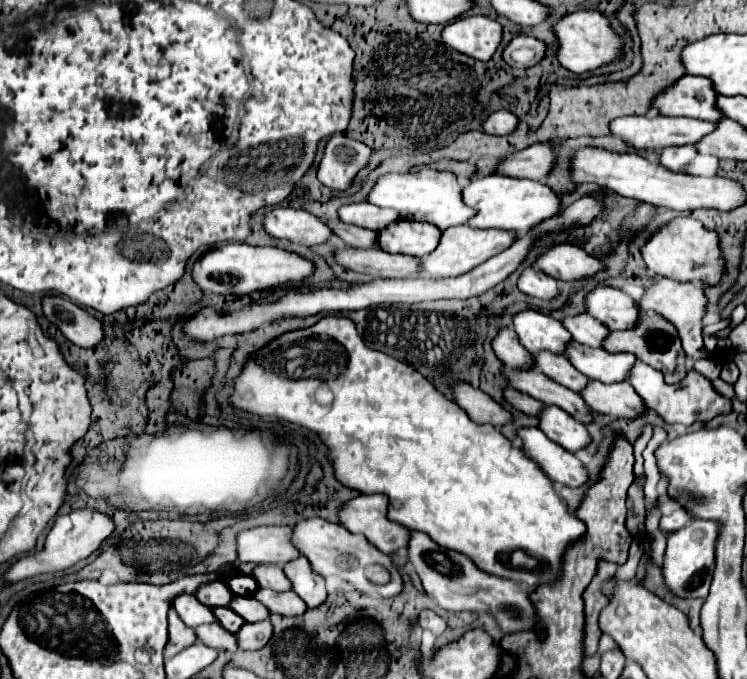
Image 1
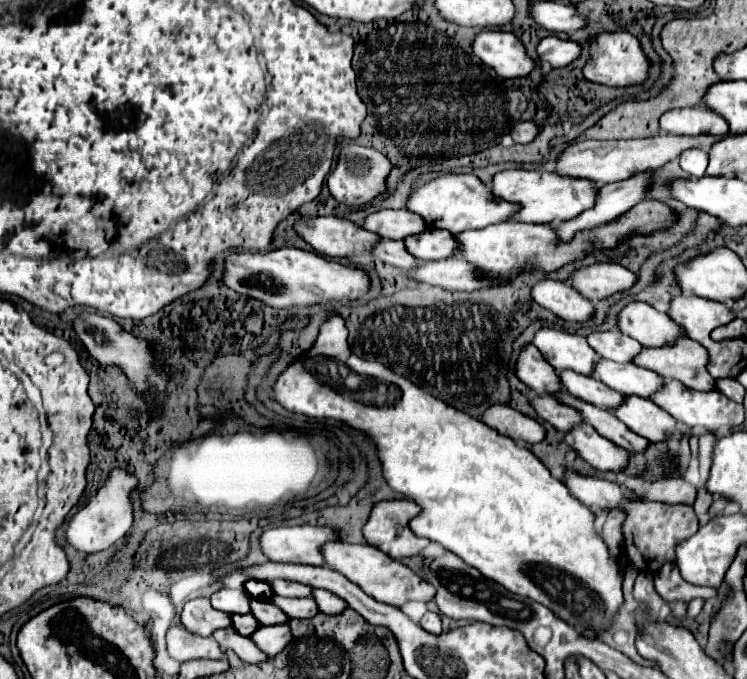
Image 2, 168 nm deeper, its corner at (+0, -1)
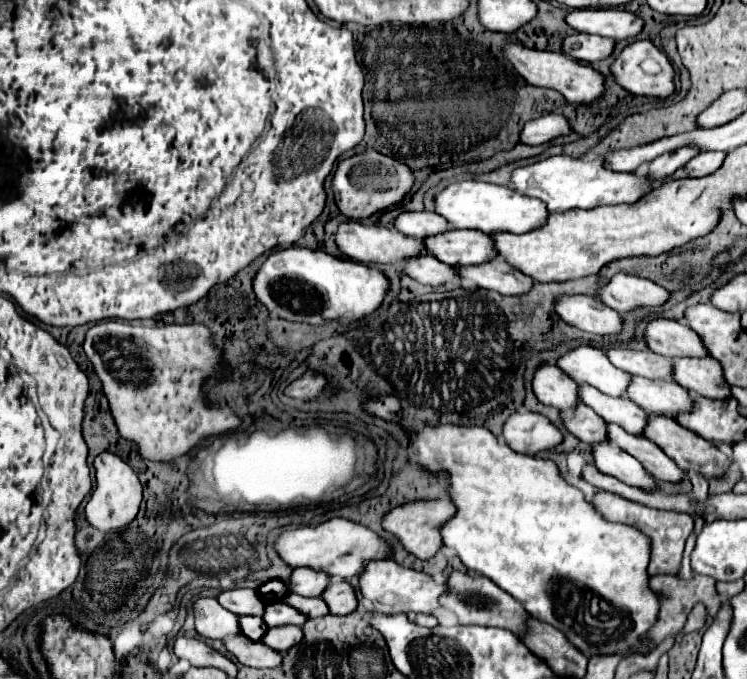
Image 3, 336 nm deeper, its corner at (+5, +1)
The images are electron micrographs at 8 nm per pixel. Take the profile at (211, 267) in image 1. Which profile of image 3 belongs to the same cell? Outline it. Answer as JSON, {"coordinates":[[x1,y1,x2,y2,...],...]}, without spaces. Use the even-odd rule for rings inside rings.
{"coordinates":[[285,248,273,250,259,266,253,278,253,292,261,304,267,306,273,318,323,324,327,320,363,318,381,306,389,288,381,270,369,268,361,262,335,258,321,250]]}

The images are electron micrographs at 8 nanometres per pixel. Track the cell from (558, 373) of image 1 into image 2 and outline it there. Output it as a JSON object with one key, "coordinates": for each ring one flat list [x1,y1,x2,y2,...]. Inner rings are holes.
{"coordinates":[[566,370,564,374,560,374,560,380,564,382,564,390,570,392,574,398,588,402,588,404,596,404,596,406,610,410,610,412,614,412,626,400,624,394,608,388,604,382,576,374,572,370]]}

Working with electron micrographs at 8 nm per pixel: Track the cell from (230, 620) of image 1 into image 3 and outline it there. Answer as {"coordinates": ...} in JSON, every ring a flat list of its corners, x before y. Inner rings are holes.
{"coordinates":[[241,616,239,618,241,634,245,634,251,640,261,640,261,636,267,632,267,624,261,616]]}

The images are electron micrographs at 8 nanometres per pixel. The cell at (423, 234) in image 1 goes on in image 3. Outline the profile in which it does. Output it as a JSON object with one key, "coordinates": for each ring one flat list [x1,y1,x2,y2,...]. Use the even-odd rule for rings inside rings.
{"coordinates":[[447,230,439,232,439,236,429,236,423,244,427,244,427,254,451,266,481,264,495,258,491,236,485,232]]}

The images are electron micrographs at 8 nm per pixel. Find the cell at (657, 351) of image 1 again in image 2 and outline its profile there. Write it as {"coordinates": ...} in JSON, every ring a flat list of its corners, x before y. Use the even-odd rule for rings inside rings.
{"coordinates":[[680,338,668,348,644,348,636,358,636,364,654,370,666,380,680,380,688,388,698,388,702,392,716,390,714,378,708,376,708,350,690,338],[704,372,704,382,696,382,696,374]]}

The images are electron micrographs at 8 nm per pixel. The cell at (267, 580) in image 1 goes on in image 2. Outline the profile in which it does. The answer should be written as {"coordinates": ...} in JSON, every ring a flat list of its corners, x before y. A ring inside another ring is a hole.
{"coordinates":[[272,580,270,586,272,586,274,594,288,596,288,598,306,598,312,594,312,586,306,586,300,582,290,582,290,580]]}

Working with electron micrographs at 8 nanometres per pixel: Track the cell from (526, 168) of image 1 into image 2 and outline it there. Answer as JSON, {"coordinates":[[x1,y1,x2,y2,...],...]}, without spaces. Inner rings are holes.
{"coordinates":[[658,134,652,138,642,138,642,140,586,140,578,142,566,148,566,152,558,158,556,162,556,172,564,176,576,176,576,178,588,178,596,182,598,186,604,186,608,182,618,182,632,178,640,172,646,170,656,170,676,158,684,150,690,148,710,148,714,142,722,140,724,136,710,136,710,134,700,134,700,136,670,136,670,134]]}

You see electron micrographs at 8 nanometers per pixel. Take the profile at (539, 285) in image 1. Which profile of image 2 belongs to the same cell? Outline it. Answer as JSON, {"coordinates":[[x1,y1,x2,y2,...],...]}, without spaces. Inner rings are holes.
{"coordinates":[[542,280,532,288,532,296,542,308,554,312,566,322,584,324,594,316,592,302,576,292,568,282]]}

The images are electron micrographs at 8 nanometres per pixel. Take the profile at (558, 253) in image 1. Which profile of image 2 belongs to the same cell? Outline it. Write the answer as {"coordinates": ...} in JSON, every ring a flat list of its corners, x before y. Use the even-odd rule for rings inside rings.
{"coordinates":[[594,264,572,276,572,286,590,300,604,300,618,292,626,292,636,284,636,272,614,264]]}

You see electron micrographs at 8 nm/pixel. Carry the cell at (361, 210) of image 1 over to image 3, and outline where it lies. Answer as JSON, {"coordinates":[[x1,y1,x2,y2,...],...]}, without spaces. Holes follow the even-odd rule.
{"coordinates":[[401,212,397,218,391,220,391,226,399,230,405,236,415,238,427,238,439,232,445,232,449,228,447,220,435,212]]}

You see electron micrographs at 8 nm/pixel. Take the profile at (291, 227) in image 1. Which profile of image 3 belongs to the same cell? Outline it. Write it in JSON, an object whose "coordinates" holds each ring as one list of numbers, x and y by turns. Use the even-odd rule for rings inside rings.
{"coordinates":[[355,220,339,224,337,234,335,234,335,244,337,244,337,248,343,256,347,256,355,262,363,262,363,264,367,264,367,262,395,264,395,262,401,262,405,258,425,254,425,246,417,238,403,236,397,230,389,230,389,228,383,228,383,226,367,226,367,224,355,222]]}

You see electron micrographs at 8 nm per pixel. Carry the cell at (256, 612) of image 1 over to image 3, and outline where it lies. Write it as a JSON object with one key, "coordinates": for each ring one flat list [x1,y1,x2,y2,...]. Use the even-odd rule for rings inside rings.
{"coordinates":[[273,602,273,604,265,606,263,620,267,626,287,626,287,624,303,626,307,618,301,612,297,612,295,608,287,606,285,602]]}

